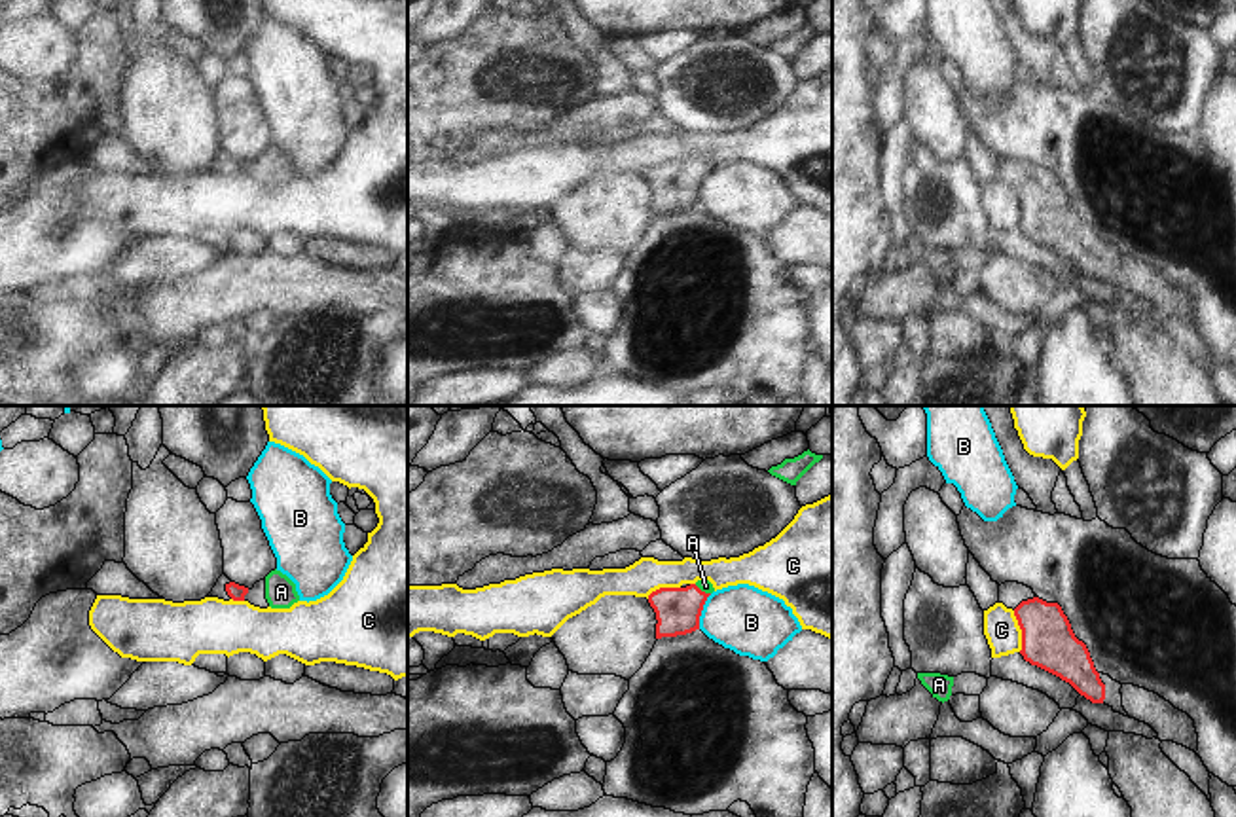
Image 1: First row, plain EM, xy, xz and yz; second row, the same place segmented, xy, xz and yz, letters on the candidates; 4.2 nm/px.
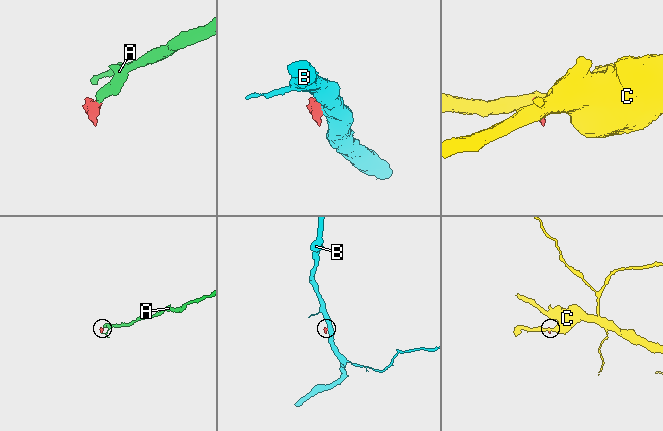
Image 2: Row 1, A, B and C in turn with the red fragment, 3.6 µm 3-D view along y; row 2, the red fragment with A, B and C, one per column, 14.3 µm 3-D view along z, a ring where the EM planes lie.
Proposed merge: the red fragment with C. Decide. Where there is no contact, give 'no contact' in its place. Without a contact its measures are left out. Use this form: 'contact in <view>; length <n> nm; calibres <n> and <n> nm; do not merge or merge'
contact in yz; length 180 nm; calibres 220 and 150 nm; do not merge

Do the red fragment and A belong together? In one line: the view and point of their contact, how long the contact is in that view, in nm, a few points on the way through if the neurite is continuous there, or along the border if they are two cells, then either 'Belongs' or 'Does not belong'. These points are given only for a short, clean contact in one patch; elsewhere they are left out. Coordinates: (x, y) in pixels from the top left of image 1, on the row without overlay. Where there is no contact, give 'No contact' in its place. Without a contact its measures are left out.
Touches red at xz (700, 165). Shared border 80 nm. Path across: xz (677, 186), (700, 165), (706, 162). Belongs.

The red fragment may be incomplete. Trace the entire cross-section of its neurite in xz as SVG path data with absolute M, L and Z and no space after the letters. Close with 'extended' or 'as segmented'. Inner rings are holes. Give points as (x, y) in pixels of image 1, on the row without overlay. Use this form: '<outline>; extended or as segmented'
M709 155L686 163L660 163L648 171L656 188L656 214L686 210L700 205L700 191L707 172L715 167Z; extended

